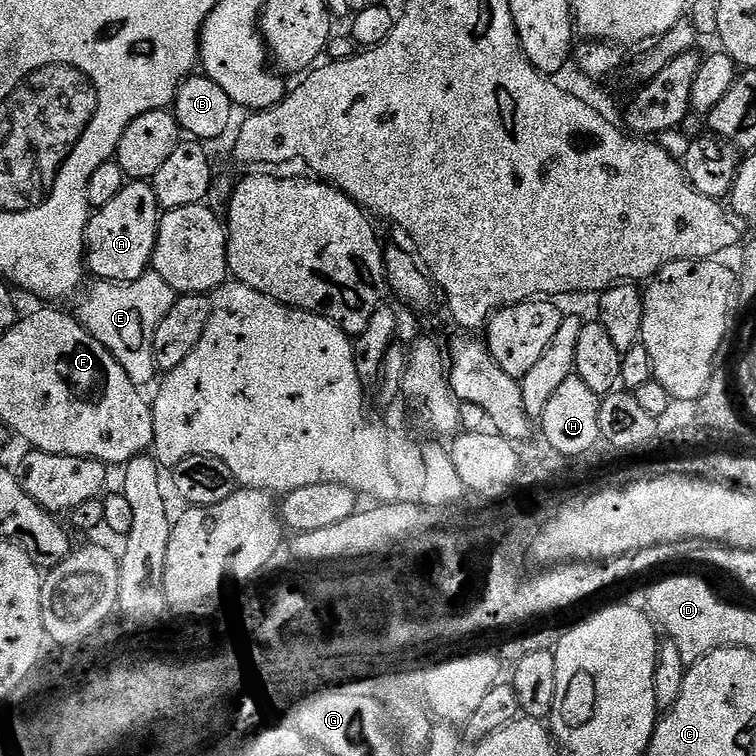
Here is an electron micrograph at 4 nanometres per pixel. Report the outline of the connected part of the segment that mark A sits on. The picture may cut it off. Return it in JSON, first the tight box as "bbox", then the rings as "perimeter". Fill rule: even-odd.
{"bbox":[84,180,162,282],"perimeter":[[[134,180],[106,206],[95,209],[89,215],[88,229],[84,235],[84,263],[96,280],[134,282],[149,271],[156,235],[160,229],[162,209],[151,183]]]}

